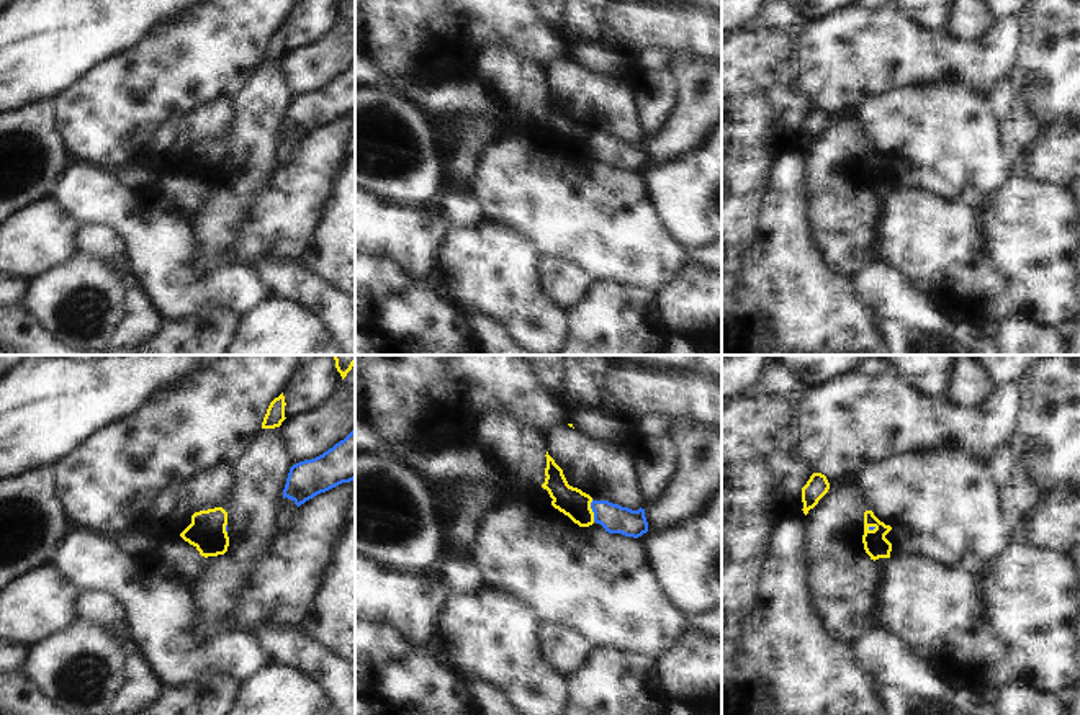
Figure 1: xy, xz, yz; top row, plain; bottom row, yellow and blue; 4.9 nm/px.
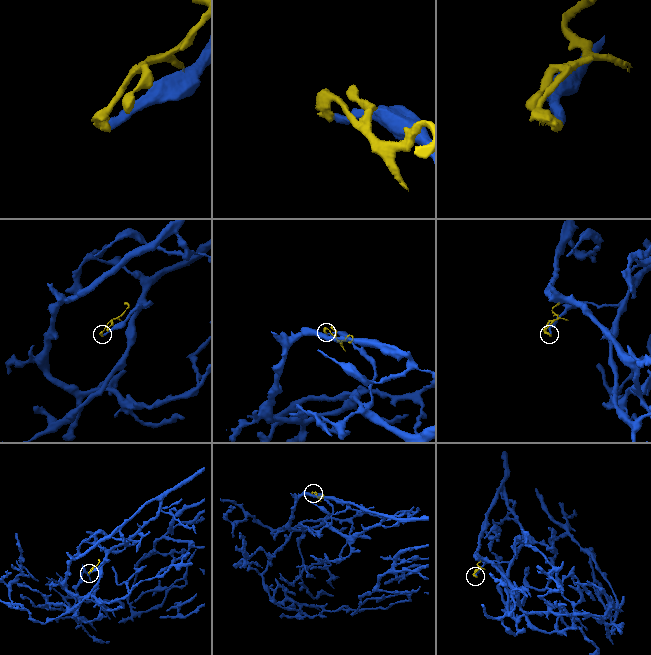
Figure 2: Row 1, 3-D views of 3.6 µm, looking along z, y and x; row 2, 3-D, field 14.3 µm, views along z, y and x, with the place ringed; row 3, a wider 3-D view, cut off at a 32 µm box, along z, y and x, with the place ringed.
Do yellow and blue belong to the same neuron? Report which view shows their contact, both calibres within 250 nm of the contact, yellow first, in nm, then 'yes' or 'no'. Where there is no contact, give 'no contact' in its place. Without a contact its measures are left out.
xz | 140/140 nm | no

